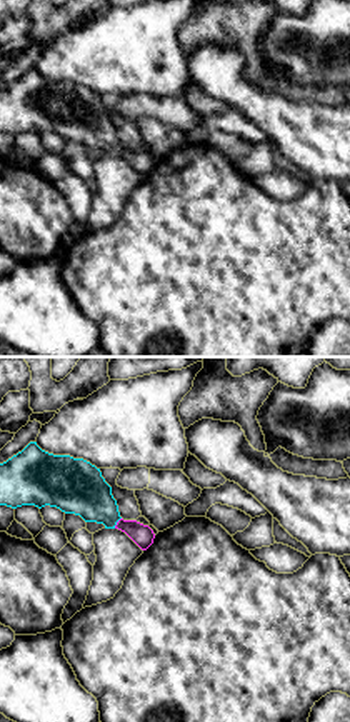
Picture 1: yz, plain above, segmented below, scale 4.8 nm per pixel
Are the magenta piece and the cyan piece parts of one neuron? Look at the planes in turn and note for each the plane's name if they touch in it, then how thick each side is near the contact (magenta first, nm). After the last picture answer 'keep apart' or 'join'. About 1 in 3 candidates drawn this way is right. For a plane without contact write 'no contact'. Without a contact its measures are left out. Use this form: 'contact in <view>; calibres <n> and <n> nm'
contact in yz; calibres 100 and 260 nm

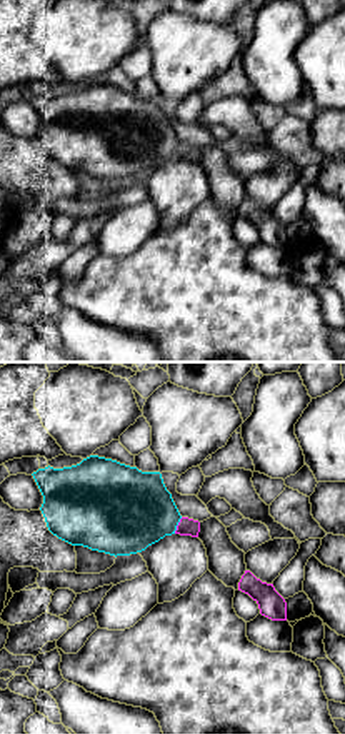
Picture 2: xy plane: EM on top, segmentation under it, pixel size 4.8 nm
contact in xy; calibres 80 and 380 nm

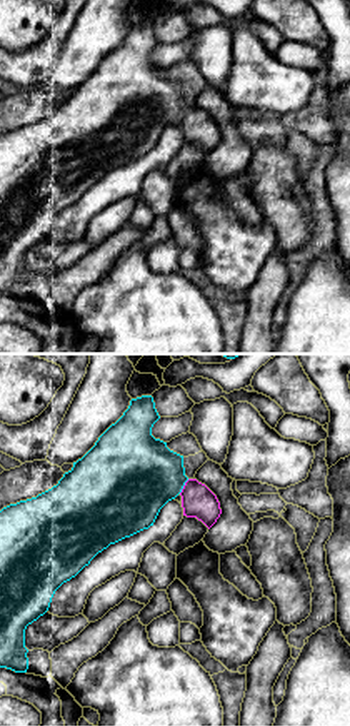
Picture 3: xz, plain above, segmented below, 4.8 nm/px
contact in xz; calibres 160 and 400 nm

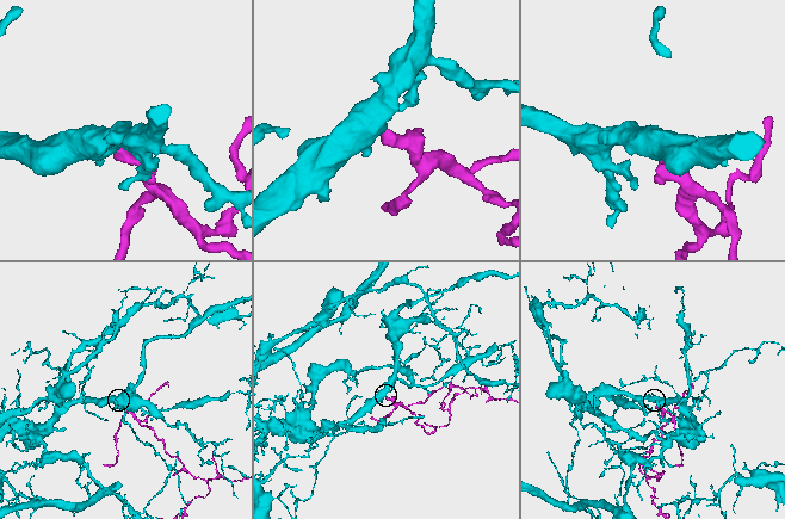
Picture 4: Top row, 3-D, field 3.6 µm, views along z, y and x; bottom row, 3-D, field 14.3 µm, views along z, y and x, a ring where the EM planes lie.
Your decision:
join

